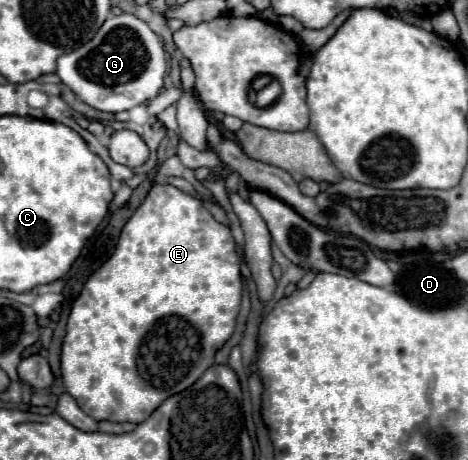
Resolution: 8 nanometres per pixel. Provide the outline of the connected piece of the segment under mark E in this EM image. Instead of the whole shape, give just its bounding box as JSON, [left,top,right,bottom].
[61,183,241,423]

